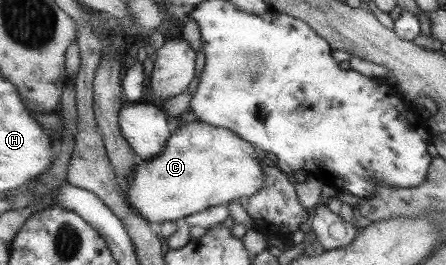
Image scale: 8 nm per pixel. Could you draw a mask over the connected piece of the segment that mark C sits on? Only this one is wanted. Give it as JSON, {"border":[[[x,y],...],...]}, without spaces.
{"border":[[[201,121],[189,122],[185,126],[177,124],[175,134],[169,137],[164,149],[151,160],[142,160],[142,164],[136,165],[132,171],[132,177],[123,179],[131,207],[149,223],[177,222],[208,207],[227,206],[231,201],[255,195],[262,188],[265,178],[261,167],[261,161],[264,160],[262,153],[257,146],[225,128],[213,127]]]}

